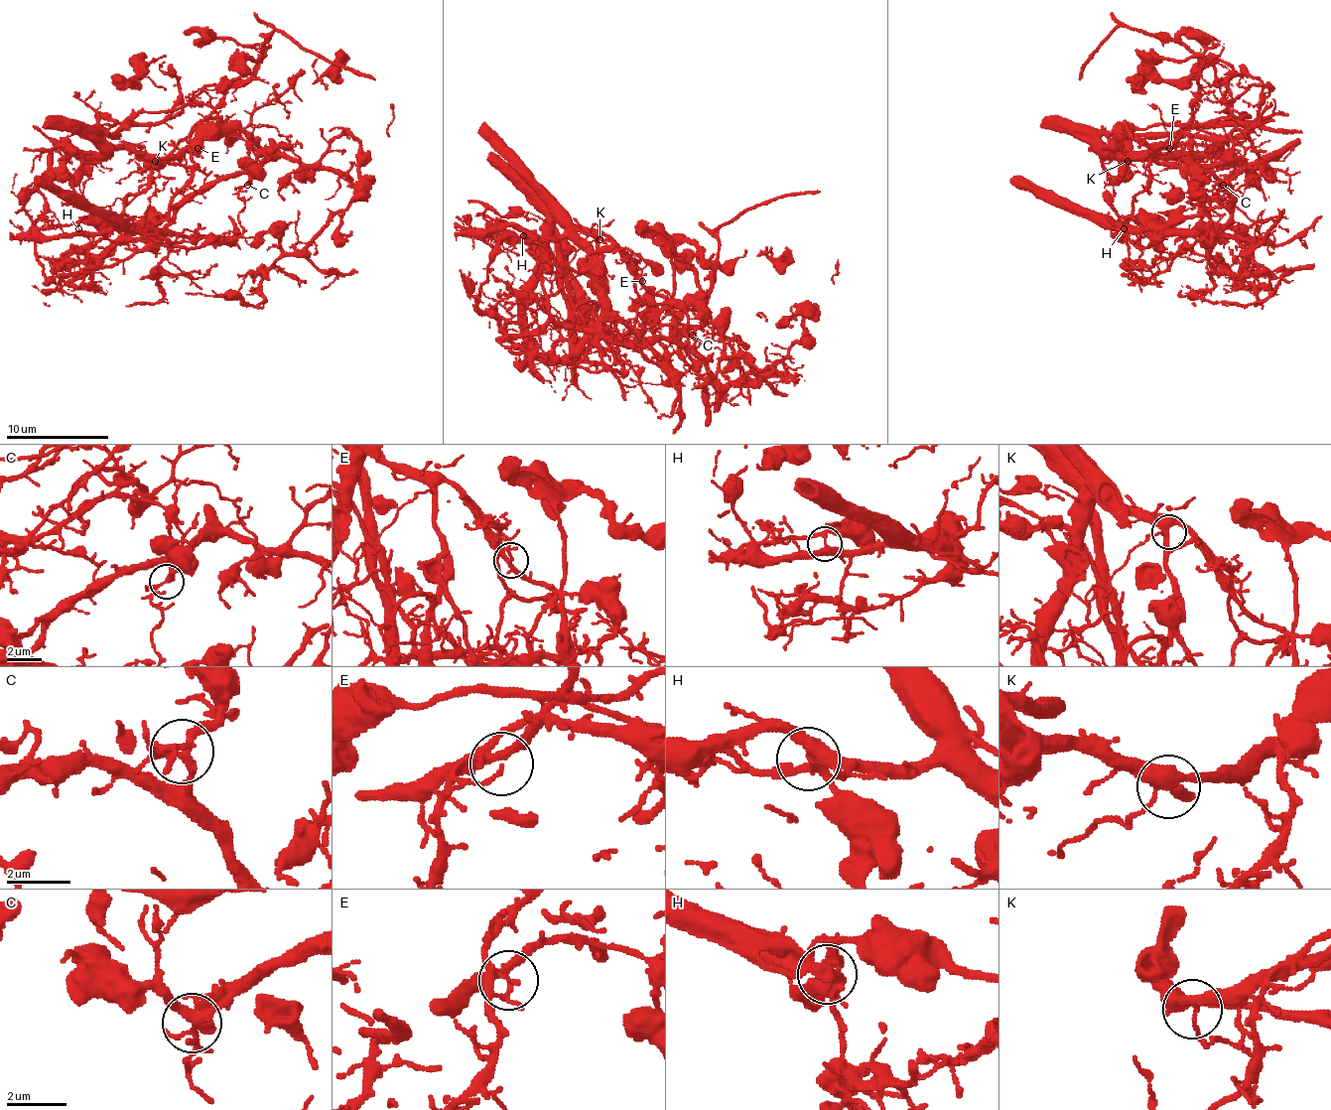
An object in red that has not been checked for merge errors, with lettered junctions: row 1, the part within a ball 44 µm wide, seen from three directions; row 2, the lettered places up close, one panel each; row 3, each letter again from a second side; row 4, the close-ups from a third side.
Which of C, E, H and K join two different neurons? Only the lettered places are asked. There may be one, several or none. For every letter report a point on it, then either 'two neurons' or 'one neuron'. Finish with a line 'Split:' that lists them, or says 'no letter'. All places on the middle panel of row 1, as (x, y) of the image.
C: place (692, 335); one neuron
E: place (642, 281); two neurons
H: place (523, 235); two neurons
K: place (599, 239); one neuron
Split: E, H

